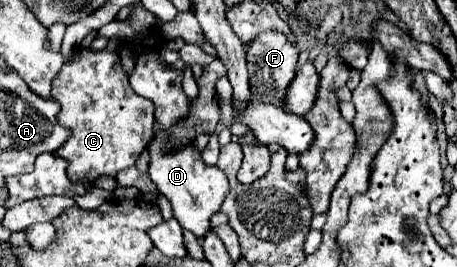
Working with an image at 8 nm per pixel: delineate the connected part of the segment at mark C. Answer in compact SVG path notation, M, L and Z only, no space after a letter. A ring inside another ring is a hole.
M79 47L79 55L71 61L67 61L61 67L61 73L53 79L53 97L59 101L61 111L57 113L57 123L71 131L69 141L57 149L57 157L67 161L67 175L73 183L95 183L99 175L111 175L115 177L121 169L127 169L135 165L141 151L147 147L147 143L153 139L153 113L155 105L153 101L139 97L129 87L129 77L125 75L119 55L111 49L95 51L91 47Z

